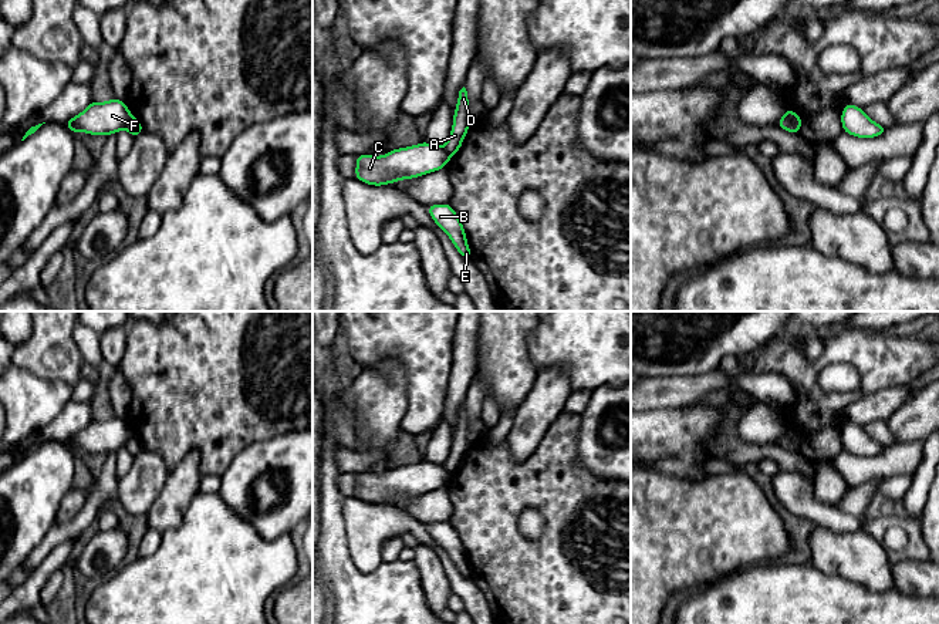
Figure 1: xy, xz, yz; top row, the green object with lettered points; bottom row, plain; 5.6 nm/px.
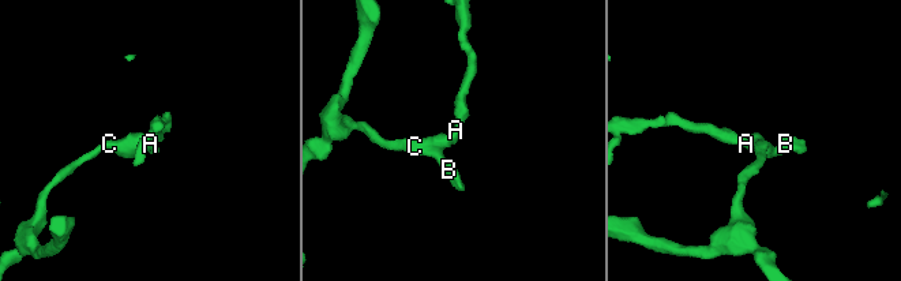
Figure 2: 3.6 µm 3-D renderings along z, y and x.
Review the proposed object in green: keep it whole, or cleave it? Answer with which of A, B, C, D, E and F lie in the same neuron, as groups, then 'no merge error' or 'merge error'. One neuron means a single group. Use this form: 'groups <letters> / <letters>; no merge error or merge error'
groups A D / B C E F; merge error

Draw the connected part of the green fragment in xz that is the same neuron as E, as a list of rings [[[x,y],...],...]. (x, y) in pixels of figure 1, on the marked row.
[[[449,203],[428,205],[428,212],[433,222],[449,236],[462,257],[470,259],[472,252],[466,240],[465,227]]]

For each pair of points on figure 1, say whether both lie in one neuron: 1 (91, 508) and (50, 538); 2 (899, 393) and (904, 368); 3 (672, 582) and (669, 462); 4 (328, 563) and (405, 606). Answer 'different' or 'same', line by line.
1: same
2: different
3: different
4: same

